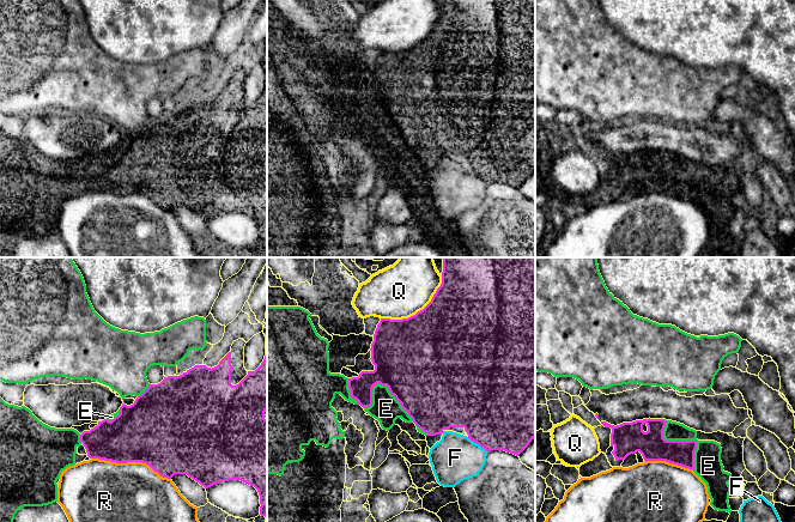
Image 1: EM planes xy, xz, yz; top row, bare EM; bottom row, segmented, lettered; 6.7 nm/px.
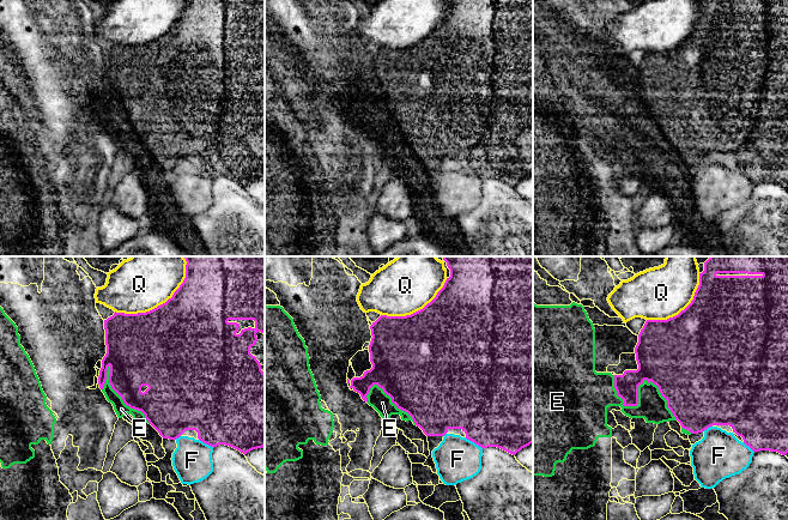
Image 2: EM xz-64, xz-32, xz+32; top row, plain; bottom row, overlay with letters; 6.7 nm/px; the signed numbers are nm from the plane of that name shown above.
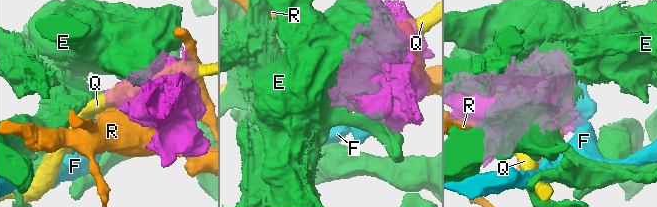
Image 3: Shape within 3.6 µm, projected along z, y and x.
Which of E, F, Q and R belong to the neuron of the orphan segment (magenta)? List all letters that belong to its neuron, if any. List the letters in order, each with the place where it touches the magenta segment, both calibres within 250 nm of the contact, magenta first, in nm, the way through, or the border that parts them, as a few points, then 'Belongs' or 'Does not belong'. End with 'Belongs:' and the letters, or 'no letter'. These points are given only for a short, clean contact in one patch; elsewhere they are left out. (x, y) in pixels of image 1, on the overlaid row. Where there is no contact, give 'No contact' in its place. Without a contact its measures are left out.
E: Touches magenta at yz (685, 441). Thickness 190 nm (magenta) against 190 nm. Belongs
F: Touches magenta at xz (477, 443). Thickness 500 nm (magenta) against 320 nm. Does not belong
Q: Touches magenta at xz (418, 311). Thickness 500 nm (magenta) against 360 nm. Does not belong
R: Touches magenta at xy (131, 461). Thickness 440 nm (magenta) against 400 nm. Does not belong
Belongs: E

